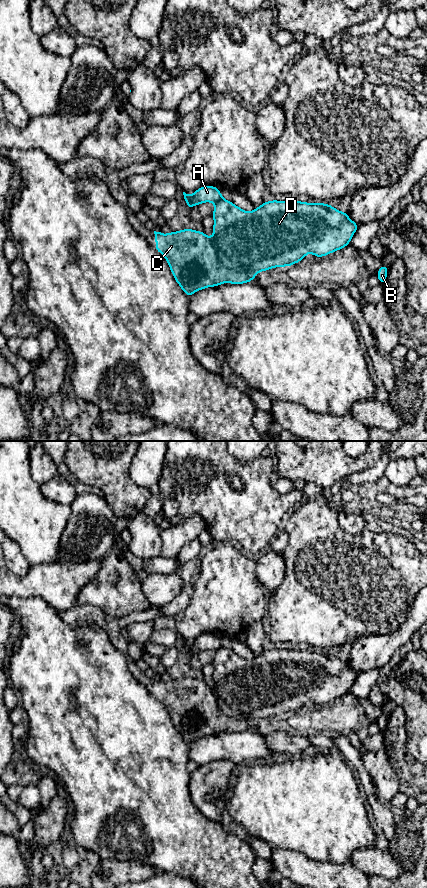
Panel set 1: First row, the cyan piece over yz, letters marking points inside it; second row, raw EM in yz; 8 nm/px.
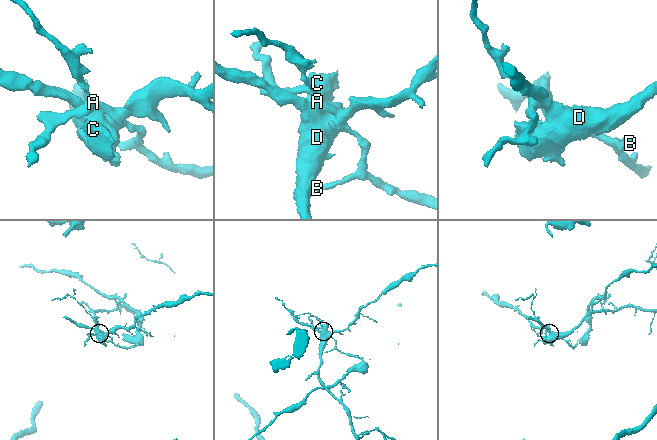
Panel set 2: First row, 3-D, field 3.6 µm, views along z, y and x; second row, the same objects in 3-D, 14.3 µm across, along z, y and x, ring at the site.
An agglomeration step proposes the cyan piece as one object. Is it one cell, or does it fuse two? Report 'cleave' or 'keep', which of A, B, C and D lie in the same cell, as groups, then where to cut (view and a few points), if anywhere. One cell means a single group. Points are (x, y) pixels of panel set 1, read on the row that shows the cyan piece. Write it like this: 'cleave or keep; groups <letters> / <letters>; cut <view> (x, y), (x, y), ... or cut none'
cleave; groups A B / C D; cut yz (223, 198), (214, 203)

